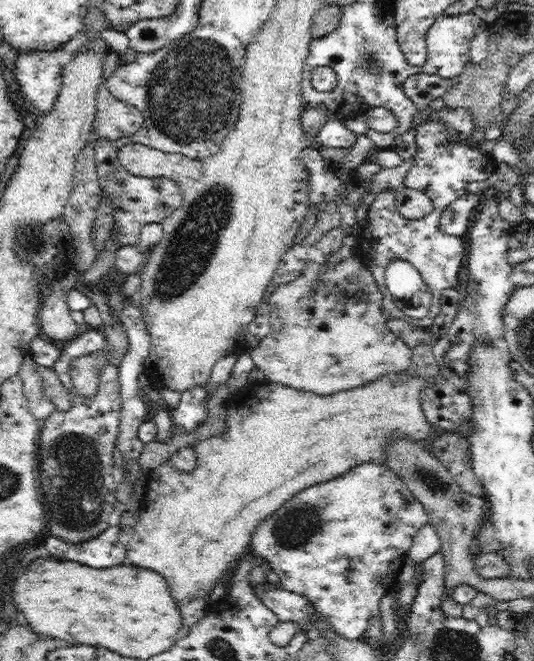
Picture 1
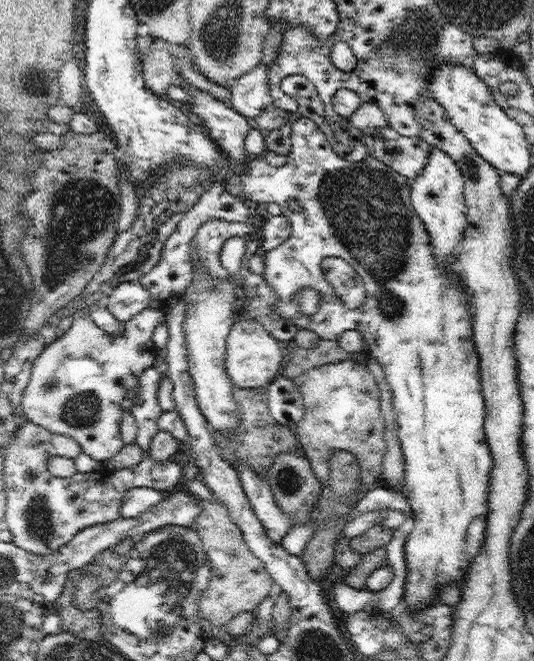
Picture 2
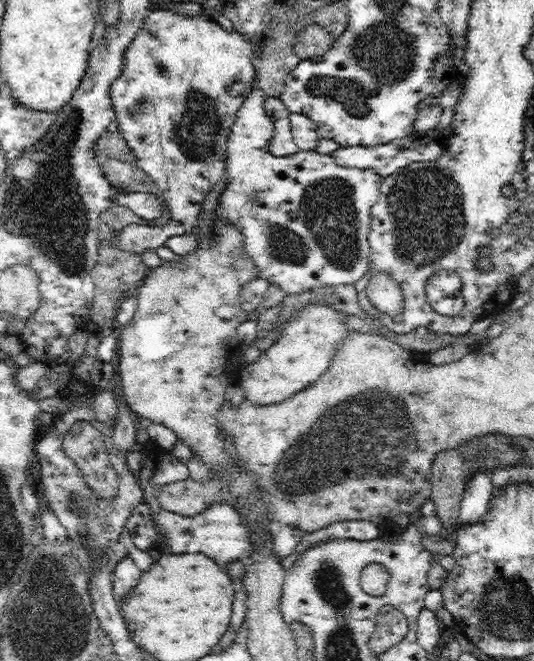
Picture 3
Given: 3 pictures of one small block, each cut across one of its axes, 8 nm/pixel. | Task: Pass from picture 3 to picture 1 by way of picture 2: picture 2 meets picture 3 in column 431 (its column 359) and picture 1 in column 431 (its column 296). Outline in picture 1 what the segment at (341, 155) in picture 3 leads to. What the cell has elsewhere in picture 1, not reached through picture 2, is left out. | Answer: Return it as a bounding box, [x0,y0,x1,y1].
[392,73,475,160]

